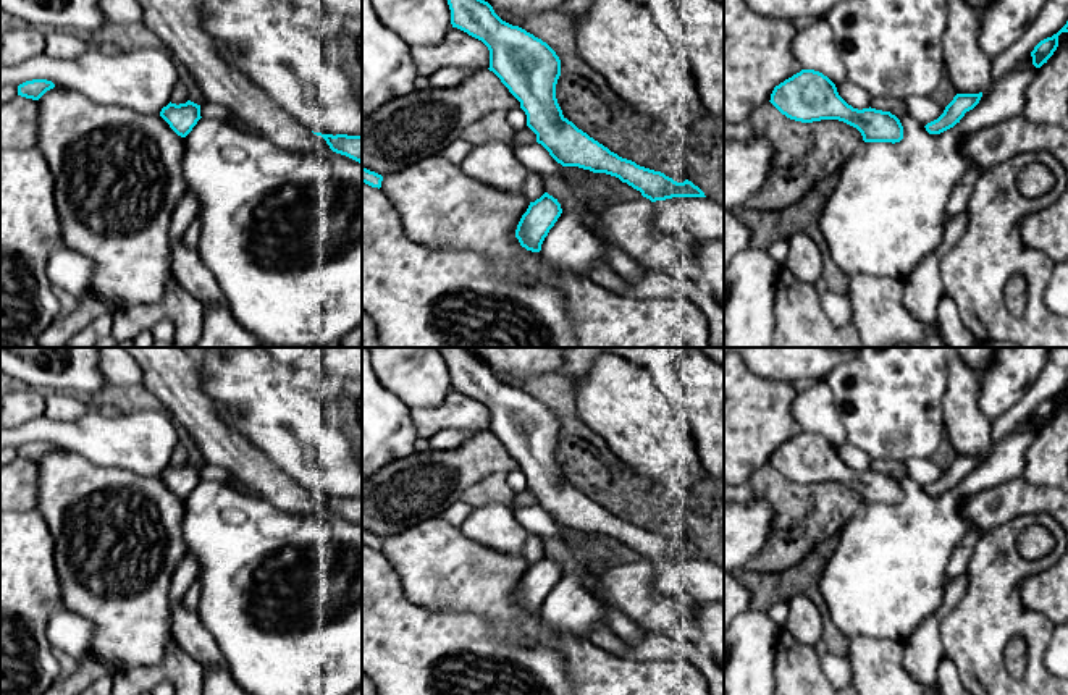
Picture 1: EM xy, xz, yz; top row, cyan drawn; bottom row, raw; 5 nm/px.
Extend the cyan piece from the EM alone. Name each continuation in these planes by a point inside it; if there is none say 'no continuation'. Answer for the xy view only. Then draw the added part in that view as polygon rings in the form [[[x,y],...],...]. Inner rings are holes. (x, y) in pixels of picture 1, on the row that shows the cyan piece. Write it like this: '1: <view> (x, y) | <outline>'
no continuation

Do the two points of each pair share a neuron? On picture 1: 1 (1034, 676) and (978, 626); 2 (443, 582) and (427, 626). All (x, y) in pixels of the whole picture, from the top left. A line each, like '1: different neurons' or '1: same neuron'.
1: same neuron
2: different neurons

